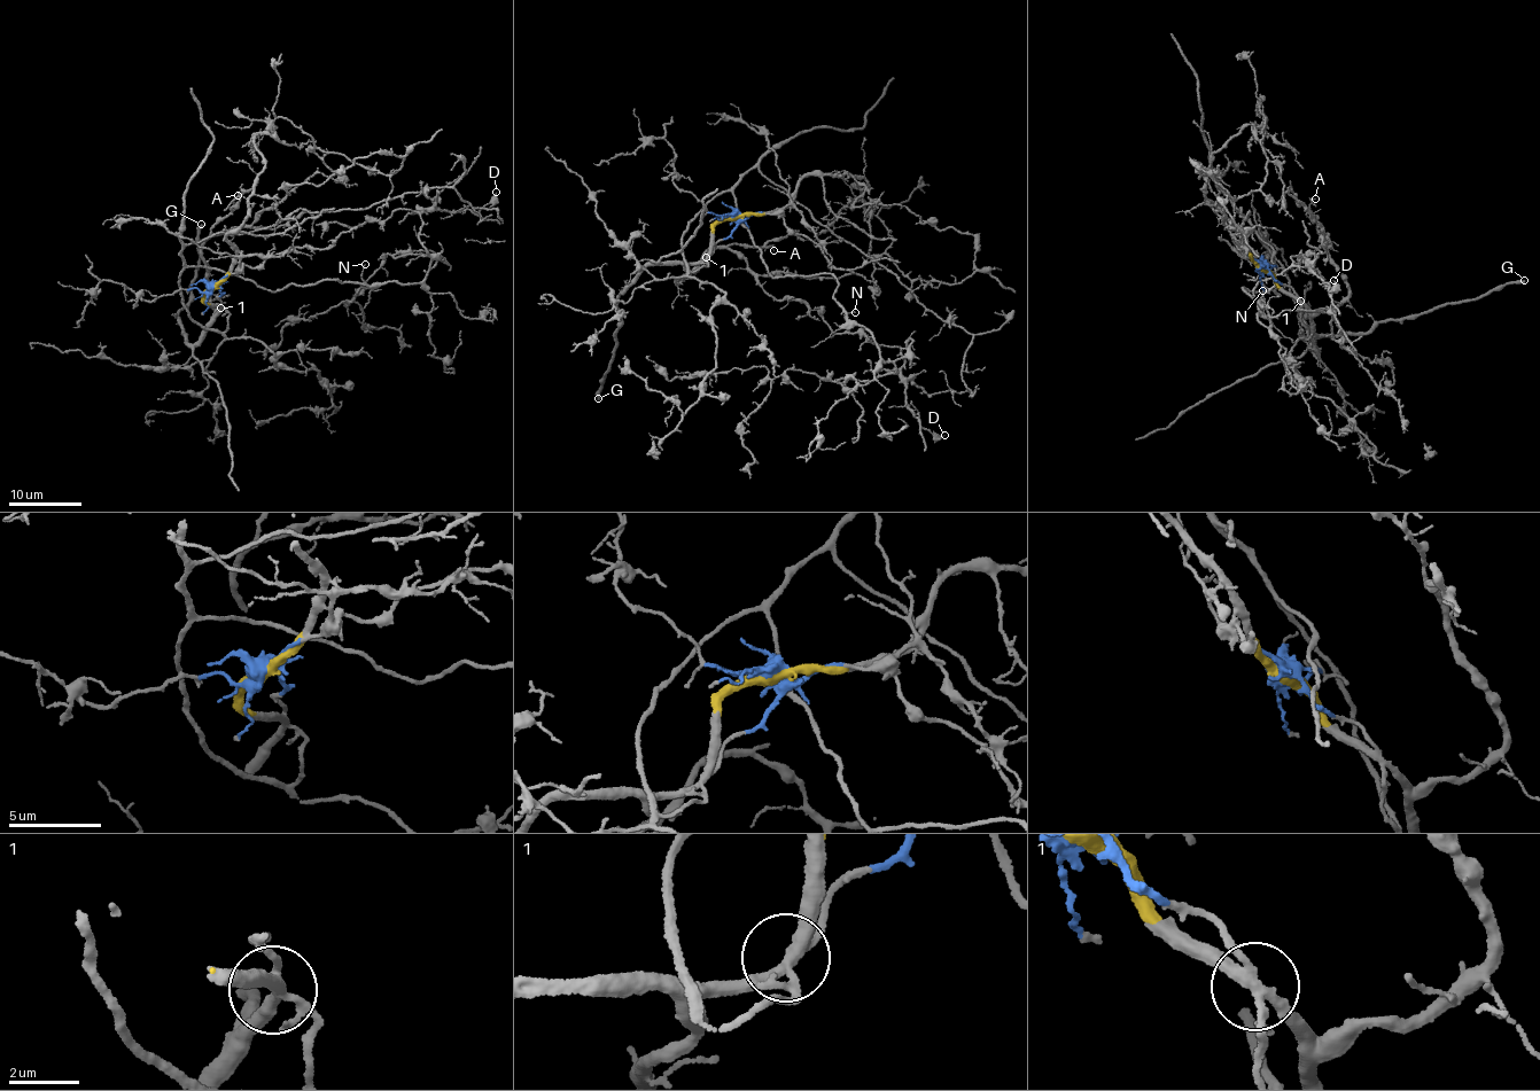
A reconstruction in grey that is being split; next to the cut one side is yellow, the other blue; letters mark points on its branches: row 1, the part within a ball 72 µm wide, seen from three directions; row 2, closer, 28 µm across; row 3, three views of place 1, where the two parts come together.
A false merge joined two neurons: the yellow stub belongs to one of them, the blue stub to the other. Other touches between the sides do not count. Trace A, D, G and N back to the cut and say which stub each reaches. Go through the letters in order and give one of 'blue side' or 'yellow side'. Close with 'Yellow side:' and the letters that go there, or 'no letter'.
A: yellow side
D: blue side
G: yellow side
N: blue side
Yellow side: A, G

